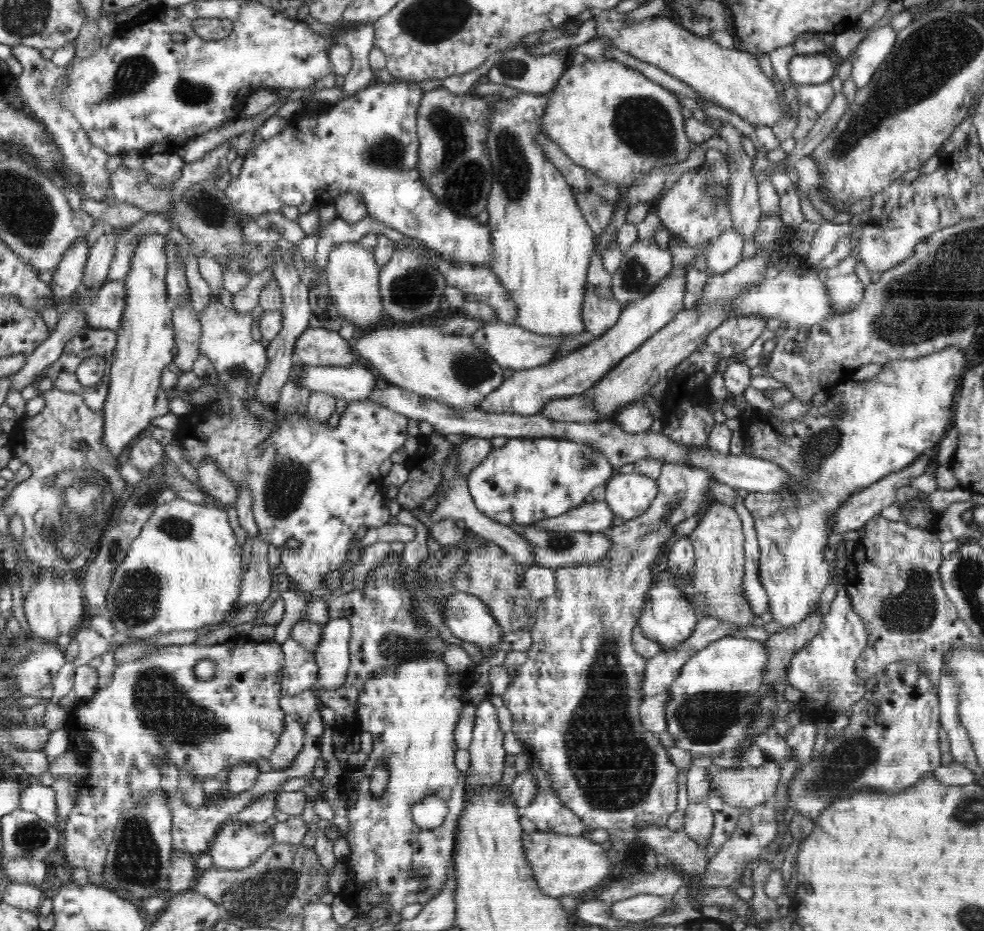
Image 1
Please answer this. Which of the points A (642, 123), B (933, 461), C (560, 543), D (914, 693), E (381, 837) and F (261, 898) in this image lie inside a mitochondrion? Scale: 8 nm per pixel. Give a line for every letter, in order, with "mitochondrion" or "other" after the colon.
A: mitochondrion
B: other
C: mitochondrion
D: other
E: other
F: mitochondrion

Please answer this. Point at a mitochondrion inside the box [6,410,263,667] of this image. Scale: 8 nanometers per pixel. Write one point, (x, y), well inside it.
(68, 506)

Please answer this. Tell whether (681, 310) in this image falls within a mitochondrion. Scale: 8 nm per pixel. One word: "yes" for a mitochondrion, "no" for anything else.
no

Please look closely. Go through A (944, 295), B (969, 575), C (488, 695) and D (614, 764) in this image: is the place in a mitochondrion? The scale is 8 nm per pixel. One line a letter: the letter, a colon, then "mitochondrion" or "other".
A: mitochondrion
B: mitochondrion
C: other
D: mitochondrion

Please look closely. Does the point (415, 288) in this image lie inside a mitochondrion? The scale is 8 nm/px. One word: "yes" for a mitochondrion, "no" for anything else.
yes

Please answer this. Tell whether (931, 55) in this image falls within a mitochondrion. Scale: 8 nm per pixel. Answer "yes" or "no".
yes

